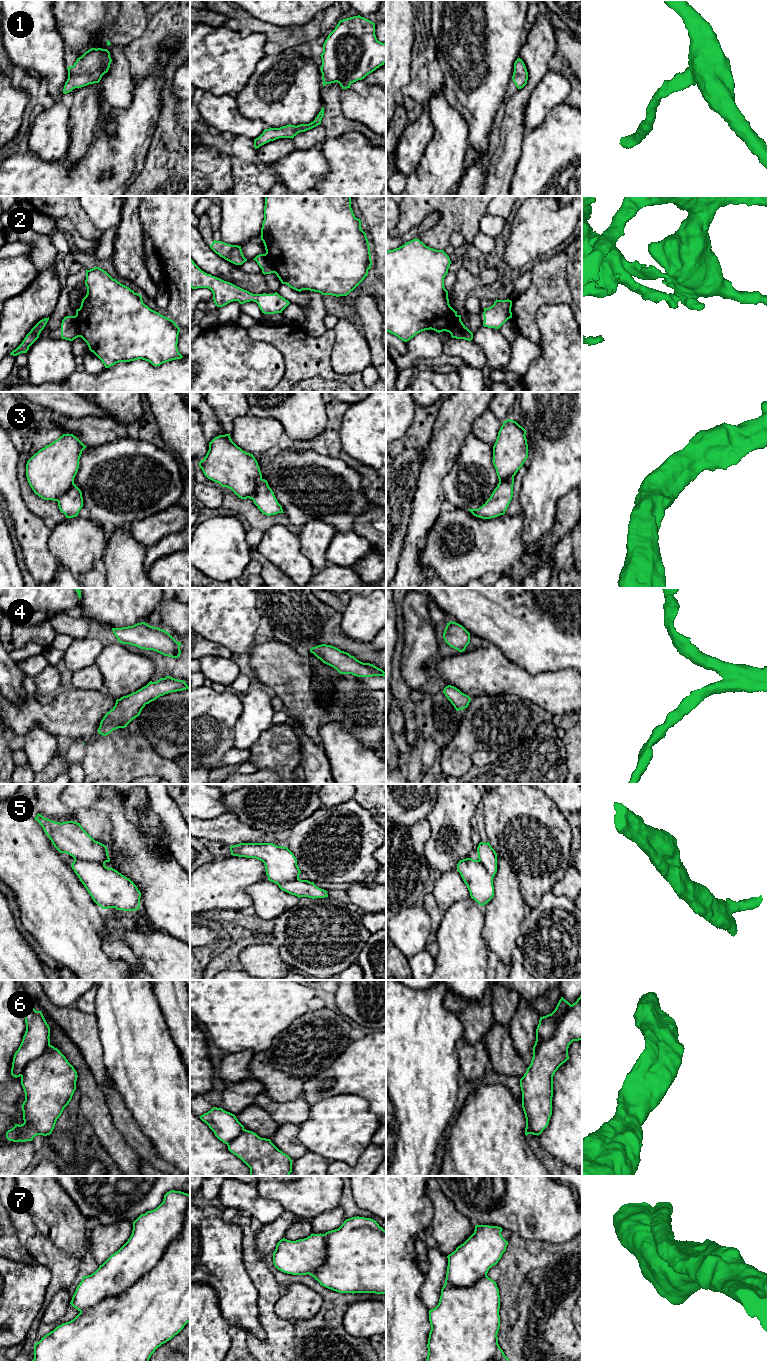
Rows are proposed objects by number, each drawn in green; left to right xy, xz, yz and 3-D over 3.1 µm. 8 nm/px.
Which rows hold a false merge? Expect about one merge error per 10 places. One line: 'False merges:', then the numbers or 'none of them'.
False merges: 2

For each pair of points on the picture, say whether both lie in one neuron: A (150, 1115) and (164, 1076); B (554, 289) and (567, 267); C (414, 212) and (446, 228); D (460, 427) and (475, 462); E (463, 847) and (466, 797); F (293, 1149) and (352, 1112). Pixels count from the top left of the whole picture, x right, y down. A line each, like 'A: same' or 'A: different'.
A: same
B: same
C: same
D: different
E: same
F: different

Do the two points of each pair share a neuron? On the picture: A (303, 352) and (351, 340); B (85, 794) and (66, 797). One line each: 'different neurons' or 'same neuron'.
A: different neurons
B: same neuron

